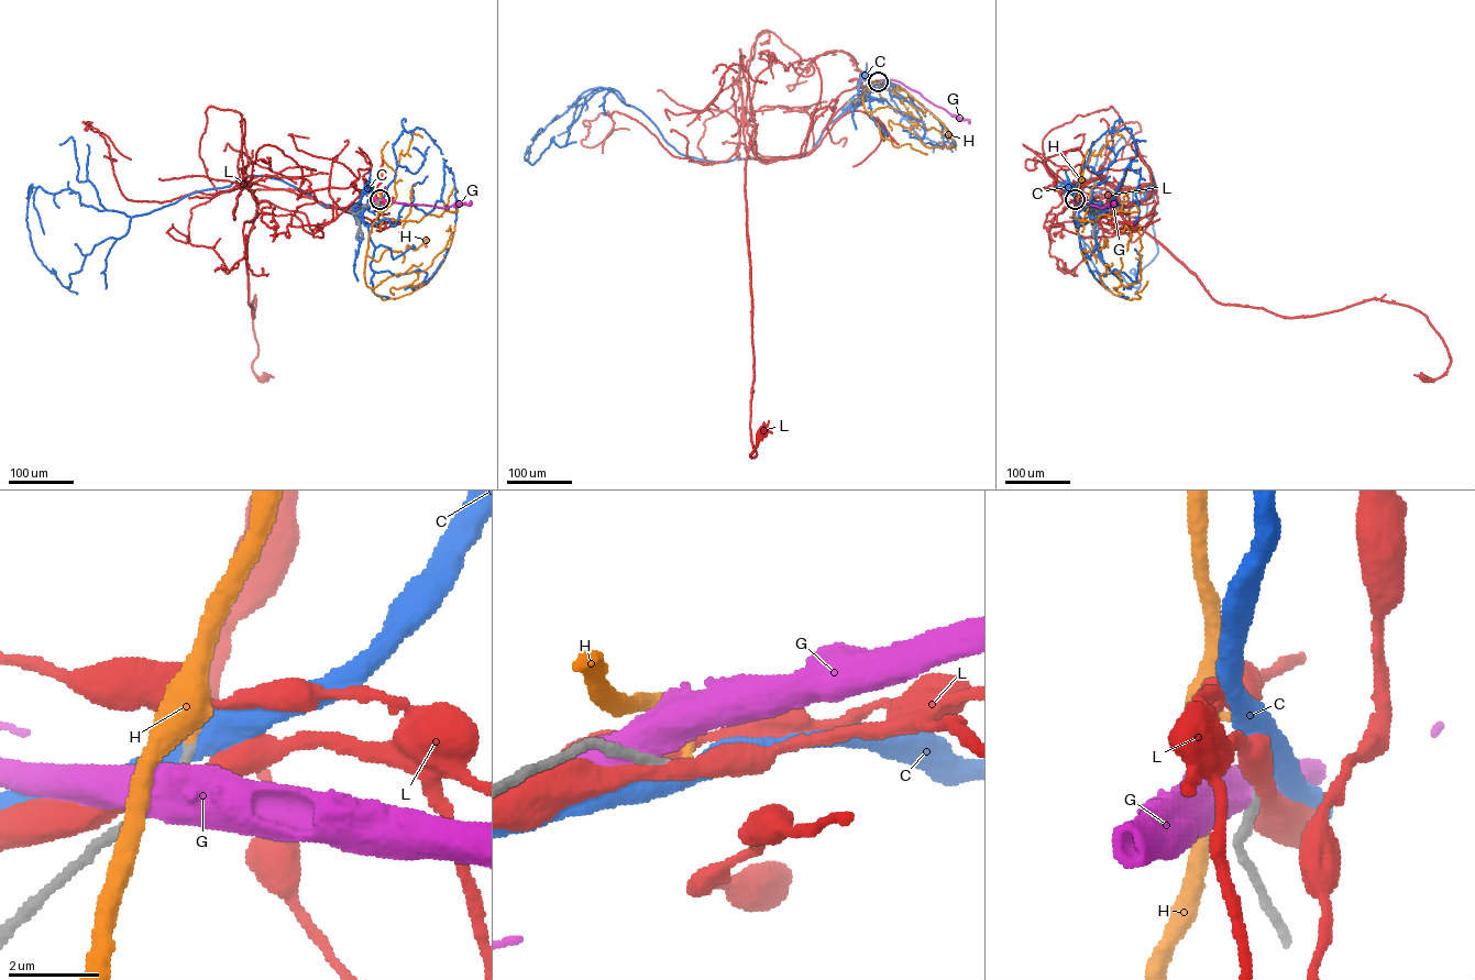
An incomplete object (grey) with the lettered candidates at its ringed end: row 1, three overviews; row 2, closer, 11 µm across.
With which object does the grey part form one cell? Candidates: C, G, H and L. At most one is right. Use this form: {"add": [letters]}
{"add": ["H"]}

